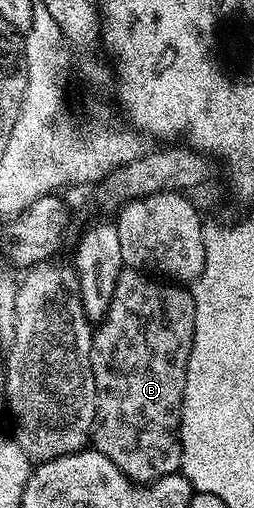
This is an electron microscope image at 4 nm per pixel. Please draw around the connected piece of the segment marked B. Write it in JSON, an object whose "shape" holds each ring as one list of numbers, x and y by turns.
{"shape":[[138,269,121,271,110,307,92,335,90,367,96,388,96,418,90,441,131,481,151,483,179,470,180,412,193,339,194,299,183,284,165,283]]}

